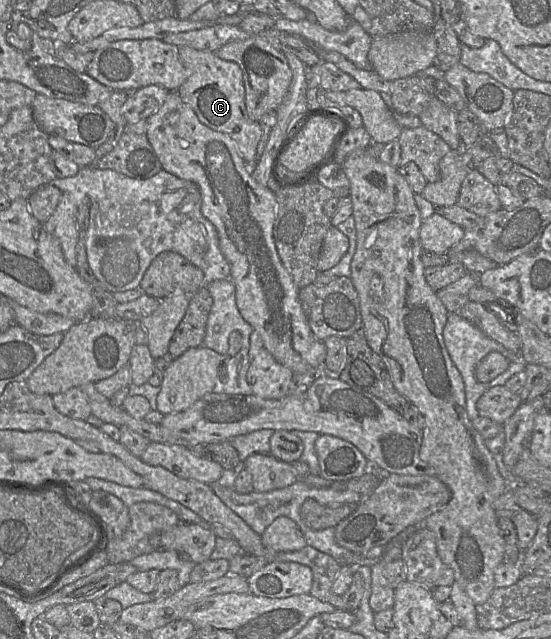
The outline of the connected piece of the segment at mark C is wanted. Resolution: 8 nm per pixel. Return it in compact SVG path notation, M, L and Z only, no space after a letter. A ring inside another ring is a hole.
M187 46L178 48L180 61L188 72L186 81L177 90L181 100L193 109L204 125L230 136L250 168L256 160L262 128L259 121L254 121L248 116L241 68L232 61L220 59L215 52L197 50Z

